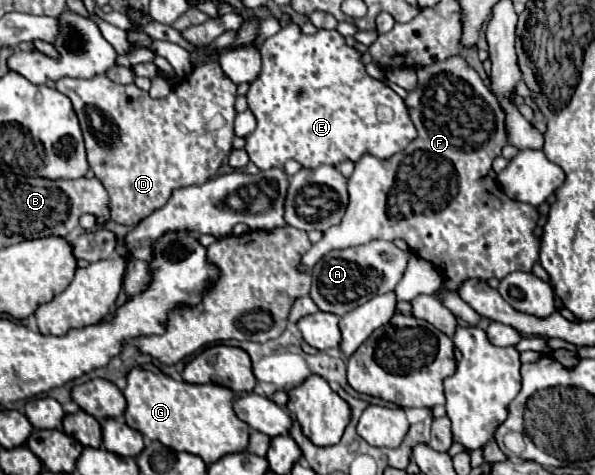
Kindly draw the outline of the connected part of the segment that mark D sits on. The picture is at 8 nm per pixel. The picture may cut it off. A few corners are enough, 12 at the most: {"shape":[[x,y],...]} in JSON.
{"shape":[[216,54],[162,100],[104,74],[72,100],[112,222],[136,226],[232,150]]}

